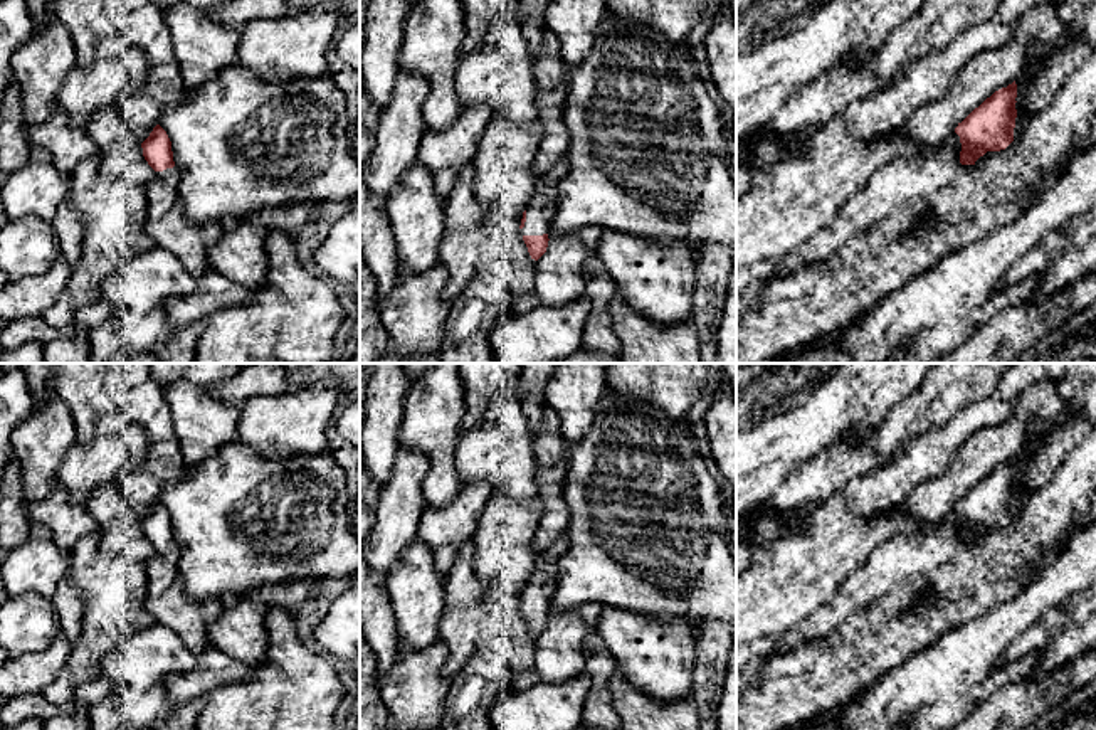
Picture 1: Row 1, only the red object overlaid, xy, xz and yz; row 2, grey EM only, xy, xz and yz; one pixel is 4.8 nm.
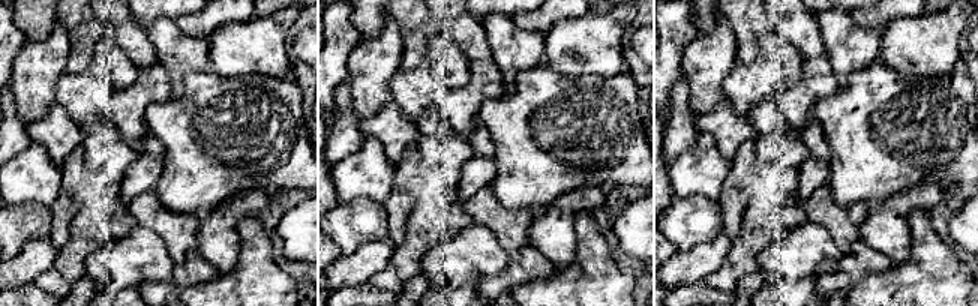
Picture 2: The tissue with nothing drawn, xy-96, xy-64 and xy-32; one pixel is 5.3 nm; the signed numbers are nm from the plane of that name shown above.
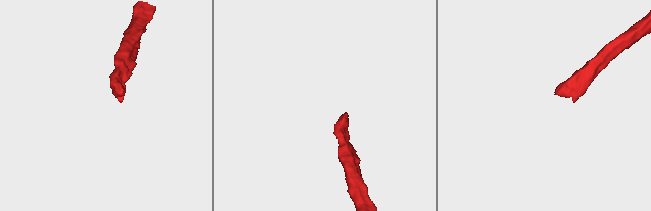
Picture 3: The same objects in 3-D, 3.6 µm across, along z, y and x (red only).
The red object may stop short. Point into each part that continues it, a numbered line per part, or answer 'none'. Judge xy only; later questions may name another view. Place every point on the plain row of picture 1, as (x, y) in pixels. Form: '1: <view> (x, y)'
1: xy (162, 569)

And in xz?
1: xz (540, 586)

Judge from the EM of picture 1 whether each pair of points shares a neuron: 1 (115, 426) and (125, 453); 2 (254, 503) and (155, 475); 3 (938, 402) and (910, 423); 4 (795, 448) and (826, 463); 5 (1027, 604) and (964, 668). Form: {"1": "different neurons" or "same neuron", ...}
{"1": "same neuron", "2": "different neurons", "3": "same neuron", "4": "different neurons", "5": "same neuron"}

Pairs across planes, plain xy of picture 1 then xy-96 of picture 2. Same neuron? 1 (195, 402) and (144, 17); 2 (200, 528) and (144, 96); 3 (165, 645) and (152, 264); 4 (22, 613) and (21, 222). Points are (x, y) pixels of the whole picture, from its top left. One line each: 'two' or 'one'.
1: two
2: two
3: one
4: one

